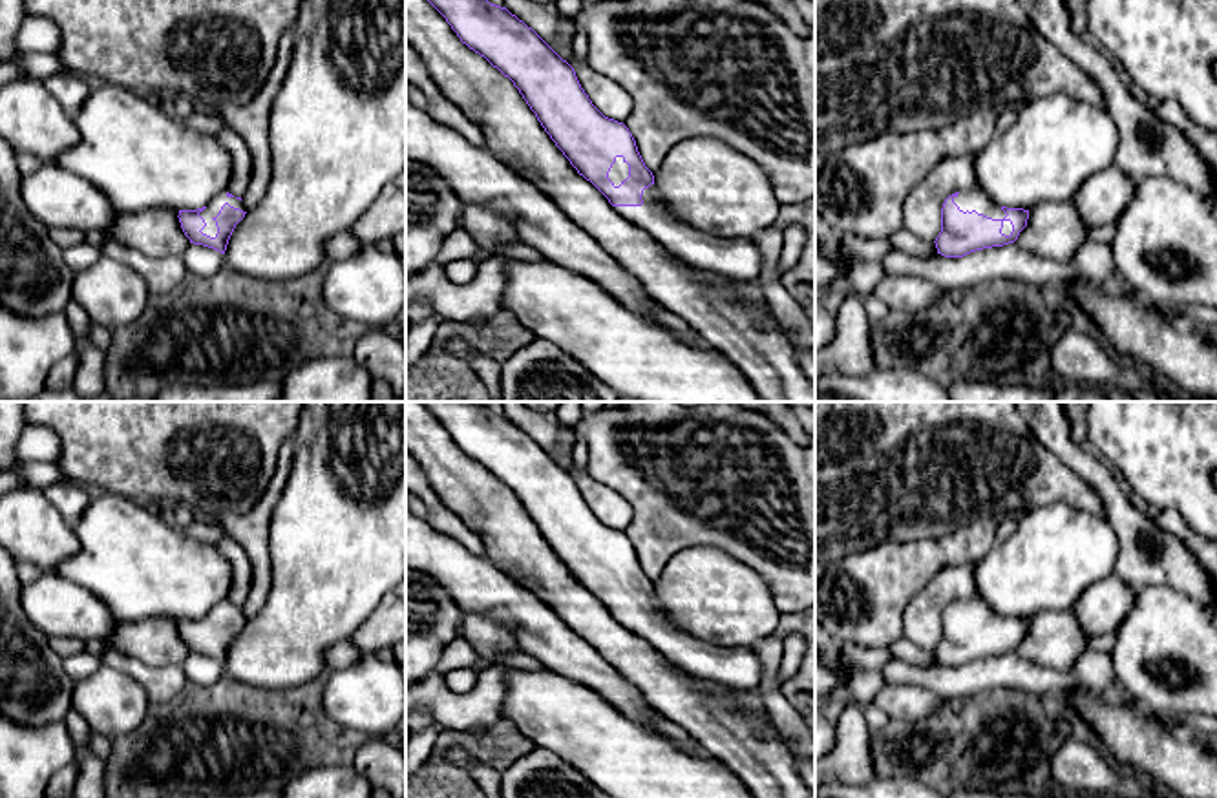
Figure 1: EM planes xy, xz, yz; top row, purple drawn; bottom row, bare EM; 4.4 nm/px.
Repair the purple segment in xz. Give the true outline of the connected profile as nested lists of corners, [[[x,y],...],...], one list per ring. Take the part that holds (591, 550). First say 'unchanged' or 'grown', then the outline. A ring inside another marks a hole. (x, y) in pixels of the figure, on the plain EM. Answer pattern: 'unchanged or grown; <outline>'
grown; [[[481,402],[422,405],[462,453],[513,491],[556,555],[619,625],[694,677],[758,688],[764,670],[751,648],[709,645],[660,615],[654,584],[629,537],[592,513],[574,477],[532,436]]]

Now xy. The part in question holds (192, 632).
grown; [[[223,601],[203,617],[179,619],[177,626],[190,652],[225,663],[236,634],[247,621],[241,606]]]

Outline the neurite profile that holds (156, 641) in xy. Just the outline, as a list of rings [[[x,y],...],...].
[[[144,617],[121,623],[106,639],[110,650],[121,652],[146,667],[183,665],[192,654],[179,632],[175,617]]]

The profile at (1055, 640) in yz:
[[[1042,612],[1029,617],[1027,635],[1014,654],[1056,672],[1071,672],[1087,648],[1089,635],[1073,612]]]

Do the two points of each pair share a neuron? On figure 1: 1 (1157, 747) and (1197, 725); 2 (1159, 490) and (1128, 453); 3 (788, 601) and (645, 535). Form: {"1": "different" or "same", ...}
{"1": "different", "2": "same", "3": "same"}

